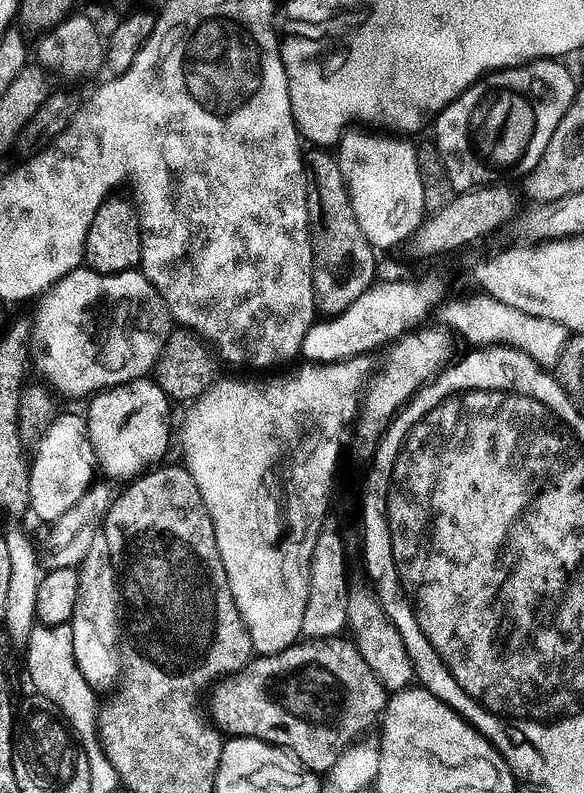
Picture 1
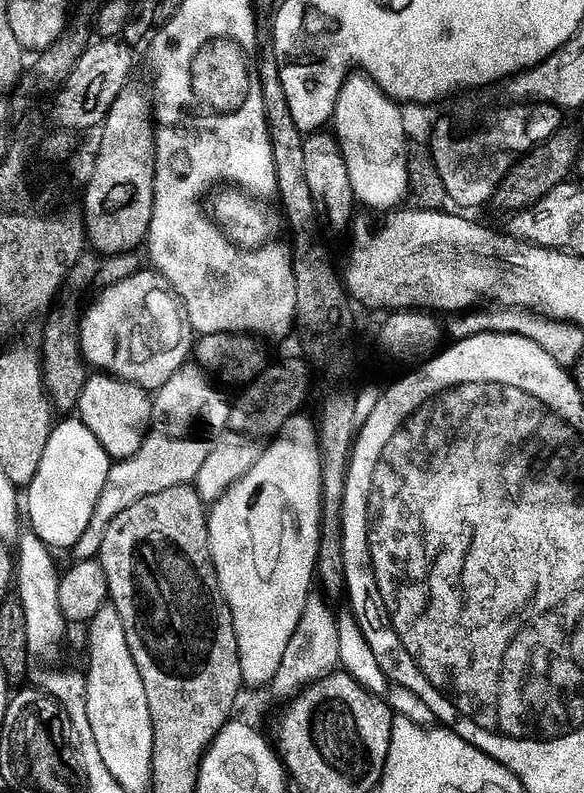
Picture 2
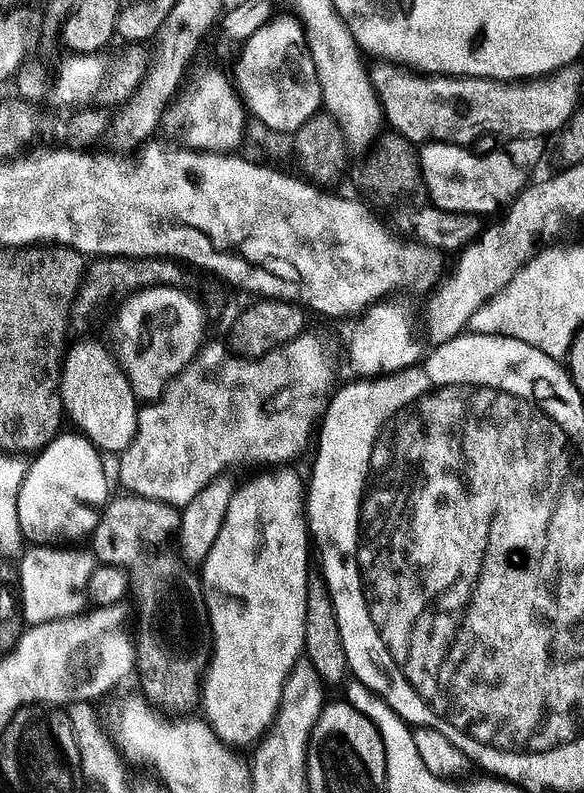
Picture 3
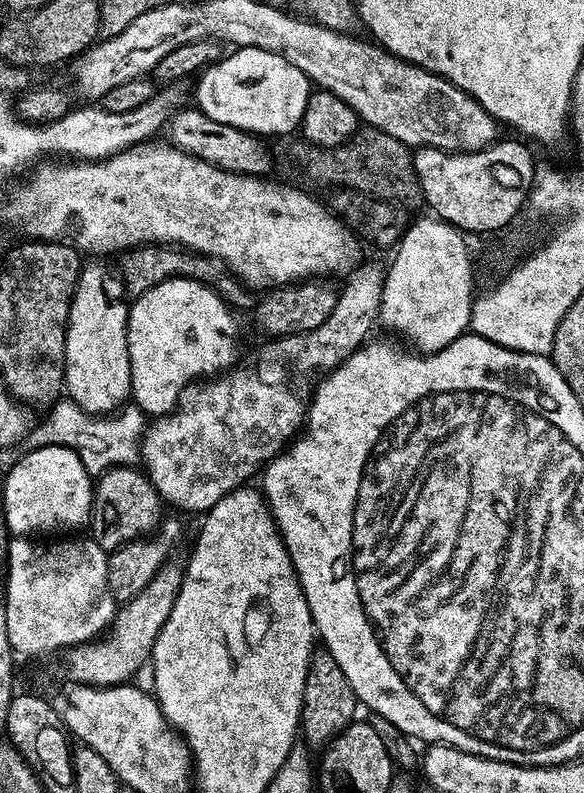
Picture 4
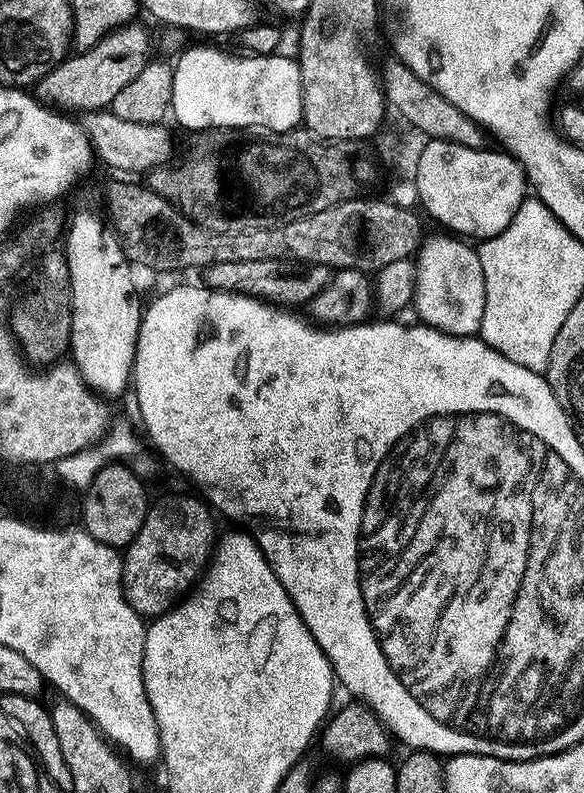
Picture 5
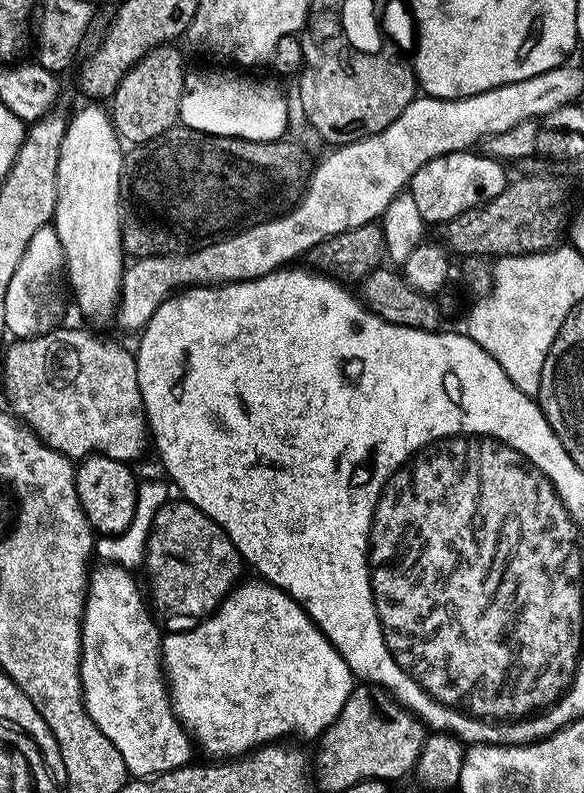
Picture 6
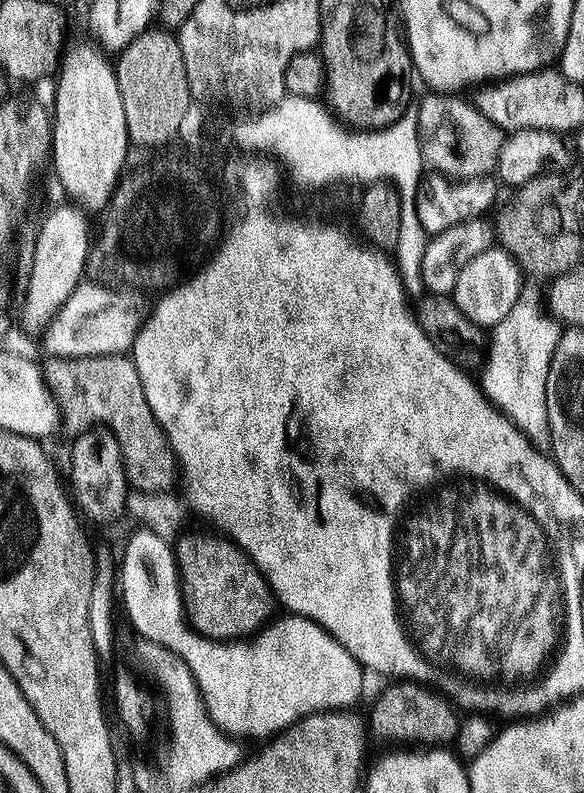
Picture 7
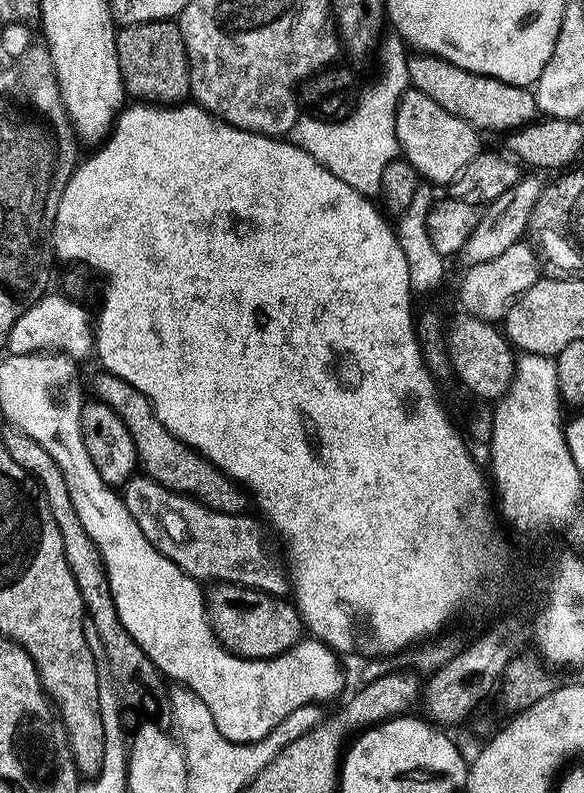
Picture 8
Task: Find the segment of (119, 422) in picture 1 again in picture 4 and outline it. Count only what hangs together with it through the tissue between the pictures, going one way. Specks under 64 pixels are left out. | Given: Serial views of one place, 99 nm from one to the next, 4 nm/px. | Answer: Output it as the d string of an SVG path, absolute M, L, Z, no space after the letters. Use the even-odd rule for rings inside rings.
M104 262L83 265L80 284L72 299L72 317L68 323L68 345L64 355L64 382L67 395L92 417L107 417L121 411L132 400L132 355L128 349L129 305L126 303L125 283Z

